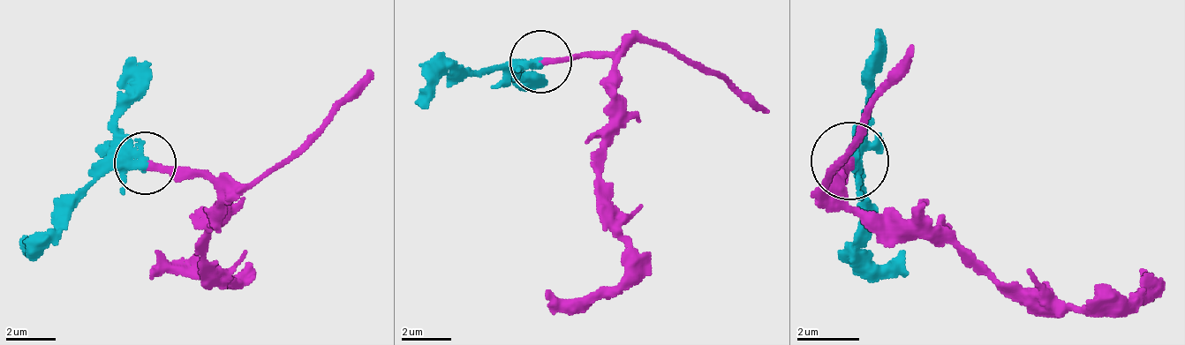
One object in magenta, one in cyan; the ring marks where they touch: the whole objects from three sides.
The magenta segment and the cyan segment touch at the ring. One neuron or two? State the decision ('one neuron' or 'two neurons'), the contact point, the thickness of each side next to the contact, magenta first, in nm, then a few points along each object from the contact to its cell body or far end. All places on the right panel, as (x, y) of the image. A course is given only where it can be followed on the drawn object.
one neuron; place (849, 161); calibres 260 and 320 nm; course magenta (848, 163), (848, 201), (902, 233), (949, 233), (995, 279), (1050, 287), (1081, 311), (1128, 303), (1143, 272); course cyan (848, 163), (864, 248), (910, 272)

